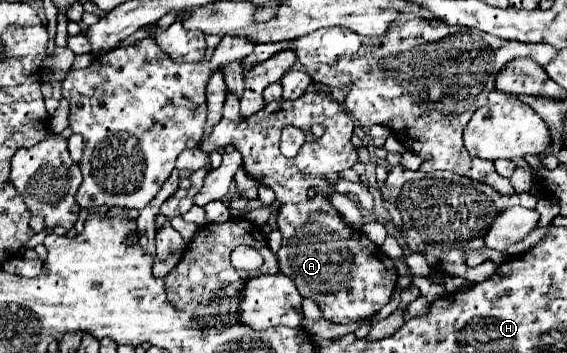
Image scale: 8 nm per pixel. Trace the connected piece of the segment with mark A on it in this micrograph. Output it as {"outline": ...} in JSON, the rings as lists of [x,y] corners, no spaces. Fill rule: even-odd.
{"outline":[[[307,92],[297,100],[269,102],[269,104],[265,104],[263,110],[259,110],[251,118],[243,118],[241,122],[231,122],[231,120],[223,118],[213,128],[209,140],[205,140],[201,144],[201,150],[205,150],[205,152],[217,150],[217,148],[223,148],[229,144],[235,146],[243,154],[243,168],[247,170],[247,174],[251,178],[255,178],[259,184],[271,186],[275,190],[277,200],[283,202],[283,206],[279,208],[279,214],[277,214],[277,224],[283,234],[283,244],[281,244],[281,250],[277,252],[281,272],[295,282],[301,296],[309,296],[319,304],[323,318],[327,318],[335,324],[351,324],[351,322],[359,322],[359,320],[375,316],[391,300],[391,294],[397,284],[397,270],[395,270],[393,260],[389,256],[385,256],[385,252],[379,252],[377,246],[365,234],[349,228],[325,196],[325,194],[335,192],[327,180],[337,180],[339,172],[351,168],[357,162],[357,150],[351,144],[353,128],[355,128],[355,124],[351,120],[351,116],[347,112],[343,112],[343,108],[339,106],[339,102],[333,98],[331,92],[317,92],[317,94]],[[289,124],[297,126],[305,132],[305,144],[301,146],[301,150],[295,158],[285,158],[279,152],[281,130]],[[313,124],[325,126],[325,134],[321,138],[315,138],[311,134]],[[309,188],[317,188],[319,196],[309,200],[307,198]]]}

